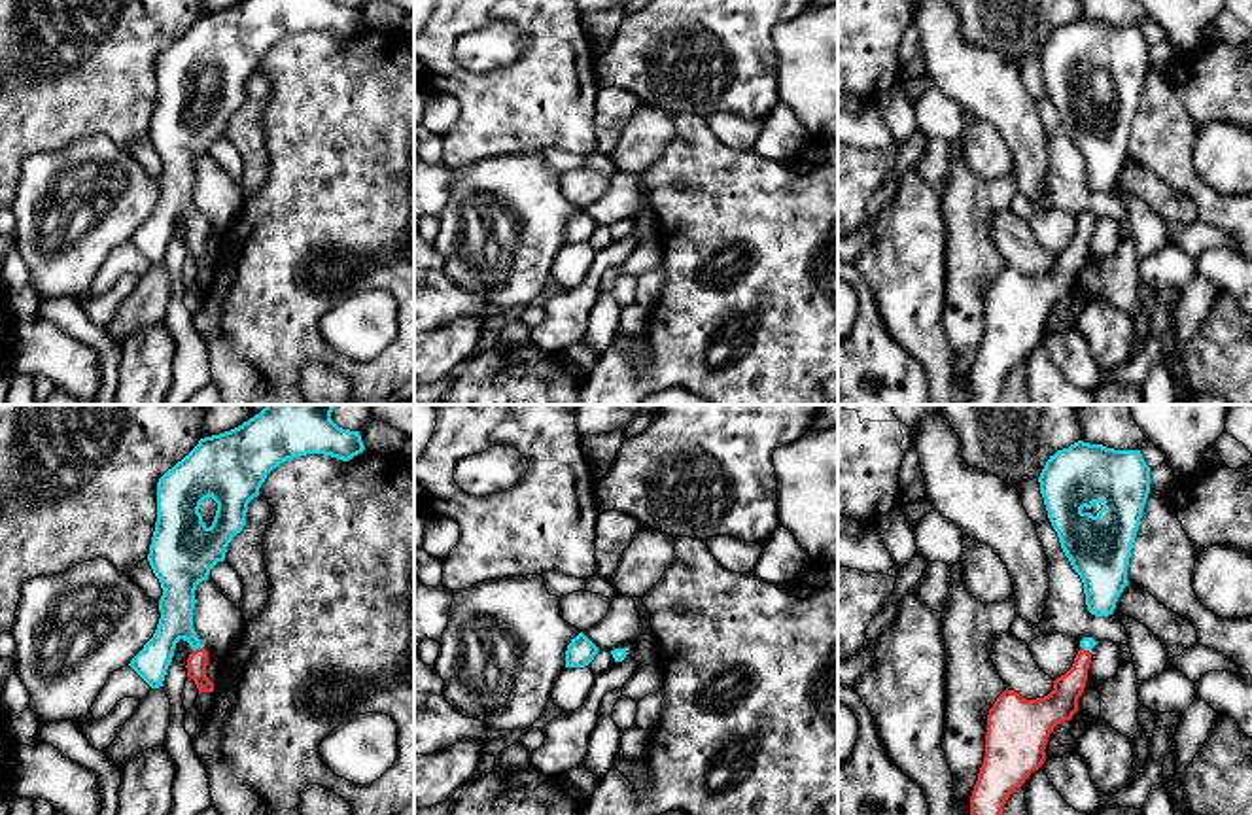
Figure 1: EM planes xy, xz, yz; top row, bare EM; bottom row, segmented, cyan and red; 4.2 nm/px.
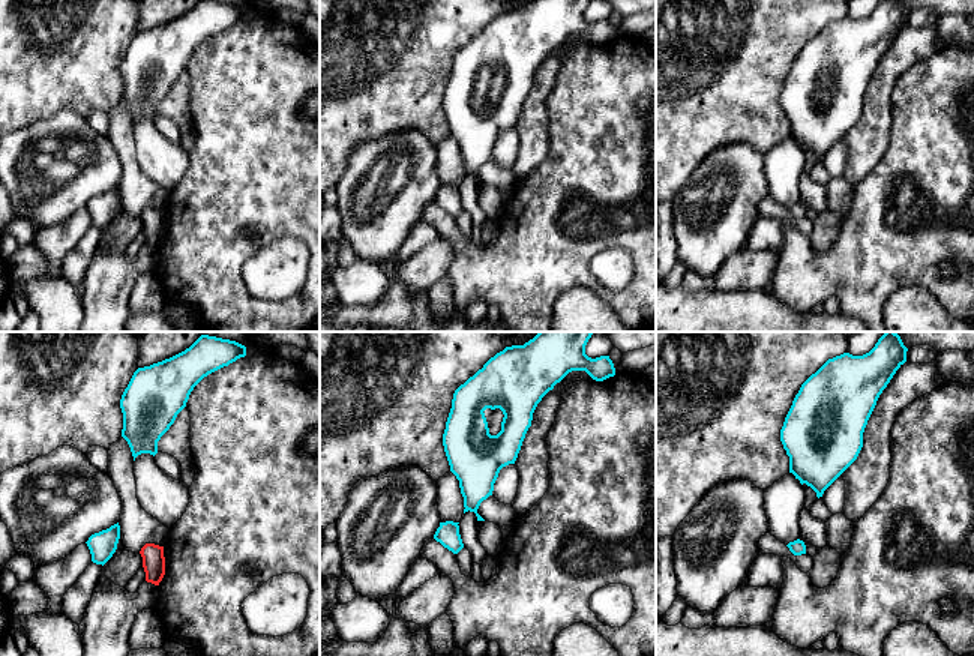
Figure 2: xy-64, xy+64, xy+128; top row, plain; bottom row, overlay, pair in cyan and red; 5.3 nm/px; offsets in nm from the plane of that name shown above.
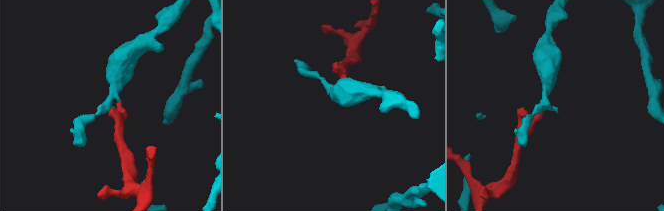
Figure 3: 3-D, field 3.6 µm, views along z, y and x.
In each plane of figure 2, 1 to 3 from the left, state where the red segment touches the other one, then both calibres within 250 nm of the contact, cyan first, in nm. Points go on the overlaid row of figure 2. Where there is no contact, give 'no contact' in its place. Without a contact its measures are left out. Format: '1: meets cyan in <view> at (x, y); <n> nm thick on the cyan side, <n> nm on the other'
1: no contact
2: no contact
3: no contact

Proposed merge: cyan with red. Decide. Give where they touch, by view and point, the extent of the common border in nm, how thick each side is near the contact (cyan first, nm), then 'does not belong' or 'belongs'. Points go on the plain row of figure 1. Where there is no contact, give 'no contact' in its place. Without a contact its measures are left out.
meets cyan in xy at (197, 224); contact 40 nm long; 150 nm thick on the cyan side, 90 nm on the other; belongs

